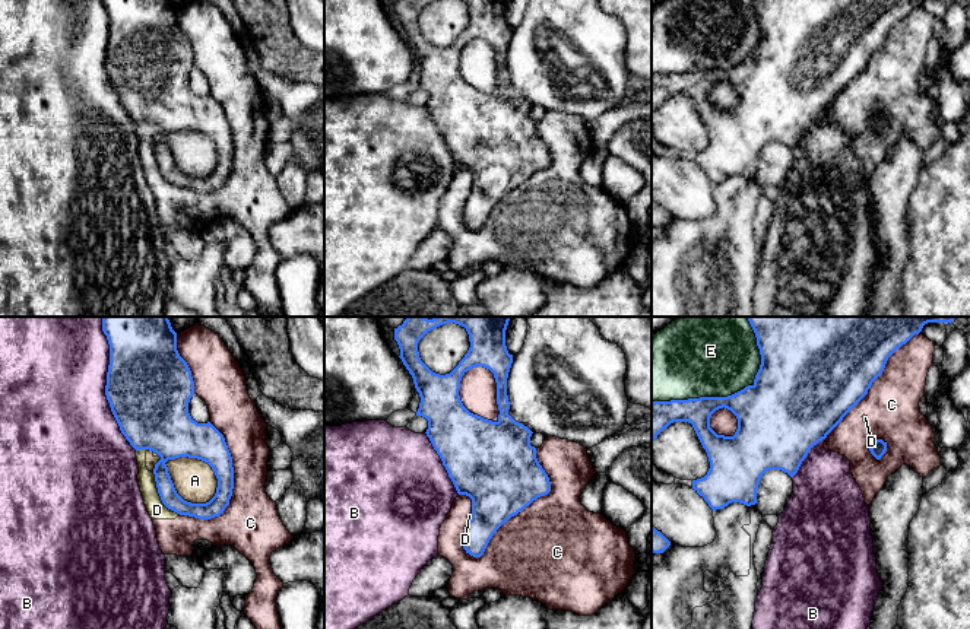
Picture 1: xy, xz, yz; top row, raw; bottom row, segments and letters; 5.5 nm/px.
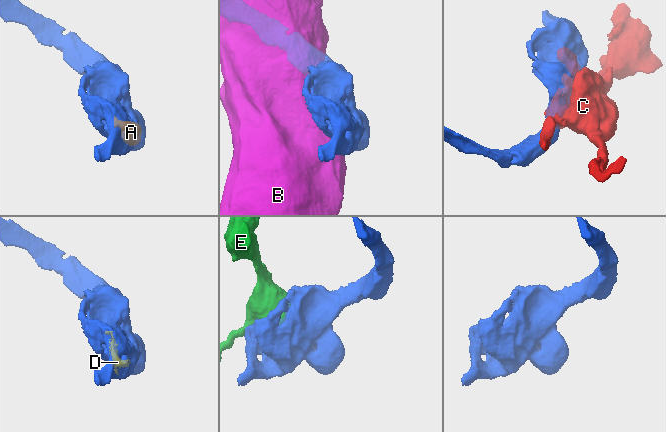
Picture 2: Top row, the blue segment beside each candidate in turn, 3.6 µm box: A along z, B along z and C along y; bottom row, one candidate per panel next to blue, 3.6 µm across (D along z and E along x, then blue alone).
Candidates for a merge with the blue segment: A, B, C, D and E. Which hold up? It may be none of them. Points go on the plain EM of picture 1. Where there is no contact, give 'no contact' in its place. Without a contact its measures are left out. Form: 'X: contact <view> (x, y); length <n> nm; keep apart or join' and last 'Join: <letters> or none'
A: contact xy (180, 170); length 340 nm; keep apart
B: contact xy (105, 62); length 700 nm; keep apart
C: contact xz (526, 178); length 700 nm; keep apart
D: contact xy (159, 168); length 280 nm; keep apart
E: contact yz (700, 70); length 550 nm; keep apart
Join: none

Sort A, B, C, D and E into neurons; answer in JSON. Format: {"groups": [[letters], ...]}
{"groups": [["A", "C", "D"], ["B"], ["E"]]}

